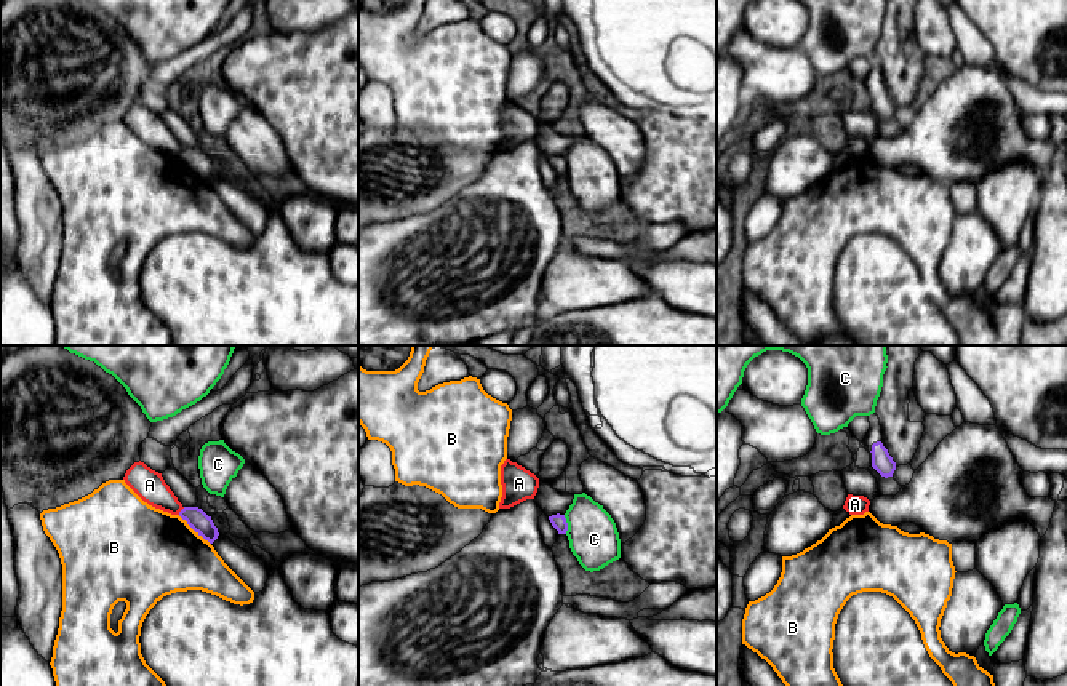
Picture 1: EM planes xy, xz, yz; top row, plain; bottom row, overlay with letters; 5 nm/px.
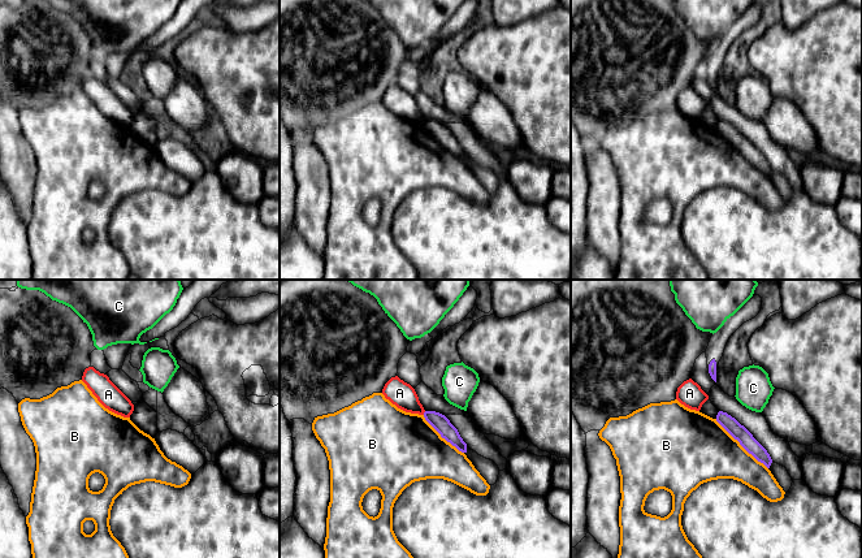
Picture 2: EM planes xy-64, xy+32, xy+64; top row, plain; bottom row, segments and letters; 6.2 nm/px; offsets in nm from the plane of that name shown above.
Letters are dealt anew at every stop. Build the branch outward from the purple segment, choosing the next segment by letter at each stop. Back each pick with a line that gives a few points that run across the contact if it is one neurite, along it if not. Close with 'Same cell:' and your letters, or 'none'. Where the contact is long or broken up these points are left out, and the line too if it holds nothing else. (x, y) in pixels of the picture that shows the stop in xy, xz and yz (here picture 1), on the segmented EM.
A: line xy (197, 518), (181, 510), (149, 485)
Same cell: A

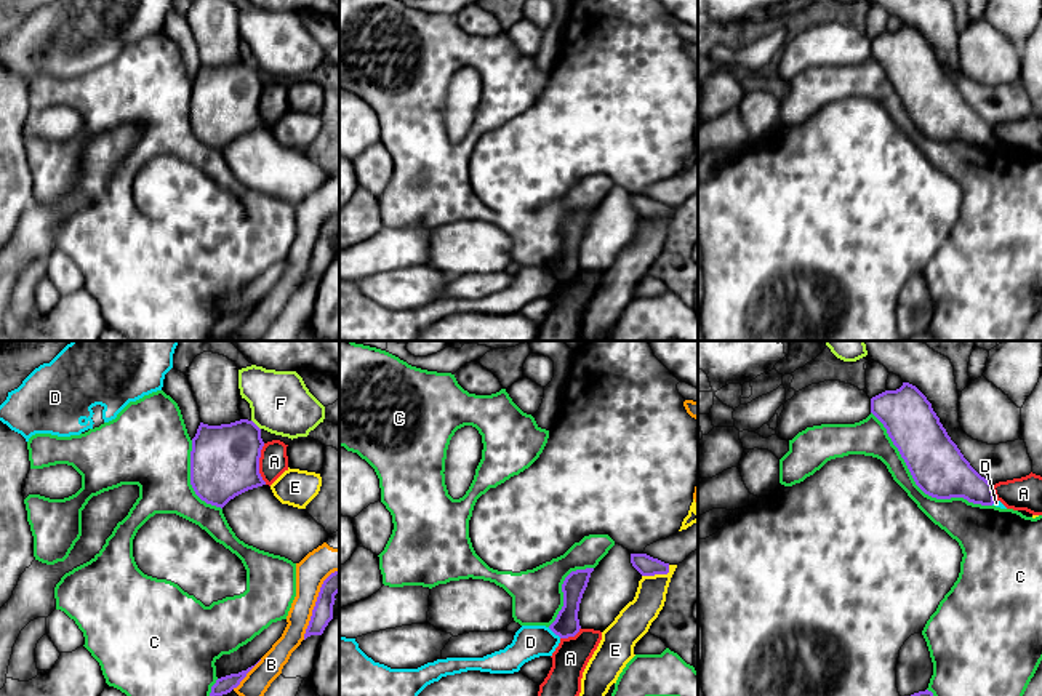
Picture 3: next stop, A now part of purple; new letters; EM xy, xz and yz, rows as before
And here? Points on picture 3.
Same cell: none

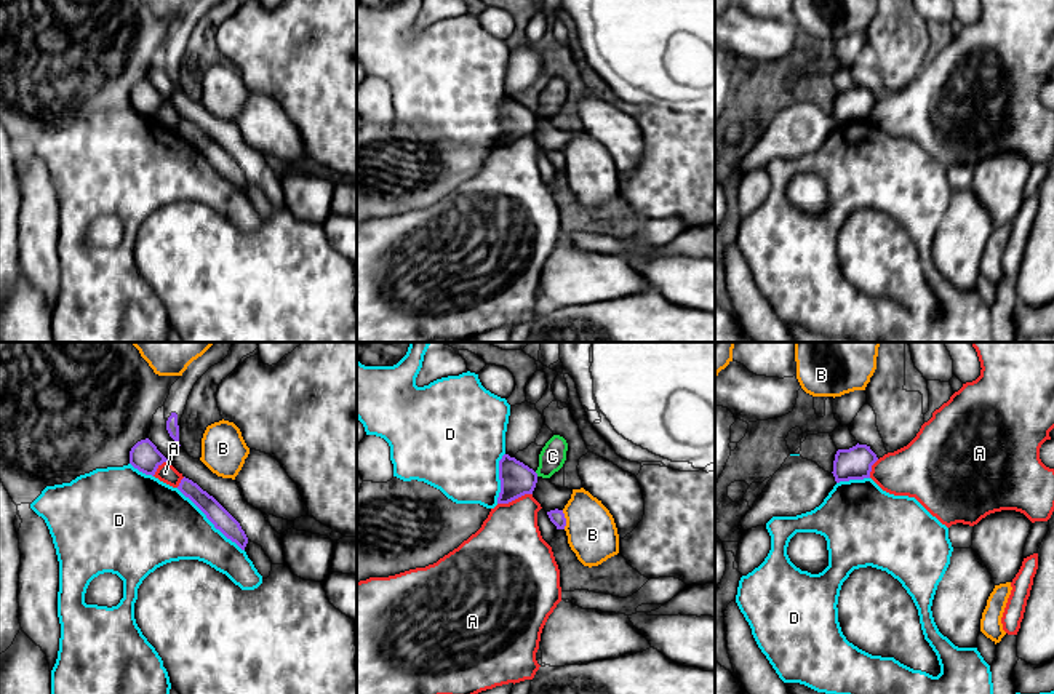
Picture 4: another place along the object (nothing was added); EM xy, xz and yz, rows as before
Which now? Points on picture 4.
Same cell: none

